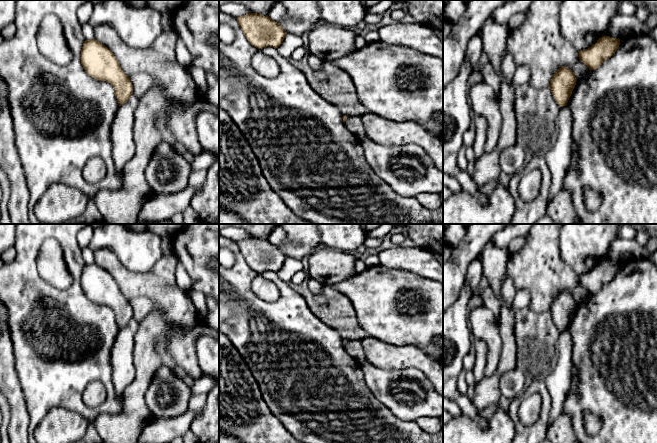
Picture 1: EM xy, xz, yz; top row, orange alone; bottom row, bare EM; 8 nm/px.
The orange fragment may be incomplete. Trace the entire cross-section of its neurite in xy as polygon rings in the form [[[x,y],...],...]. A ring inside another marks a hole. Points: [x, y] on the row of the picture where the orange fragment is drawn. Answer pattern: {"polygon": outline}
{"polygon": [[[96,39],[85,40],[81,49],[81,64],[89,76],[110,83],[119,106],[133,95],[133,85],[118,60],[105,45]]]}

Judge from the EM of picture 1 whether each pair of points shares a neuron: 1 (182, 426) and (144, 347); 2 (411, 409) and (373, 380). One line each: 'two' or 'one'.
1: two
2: one

